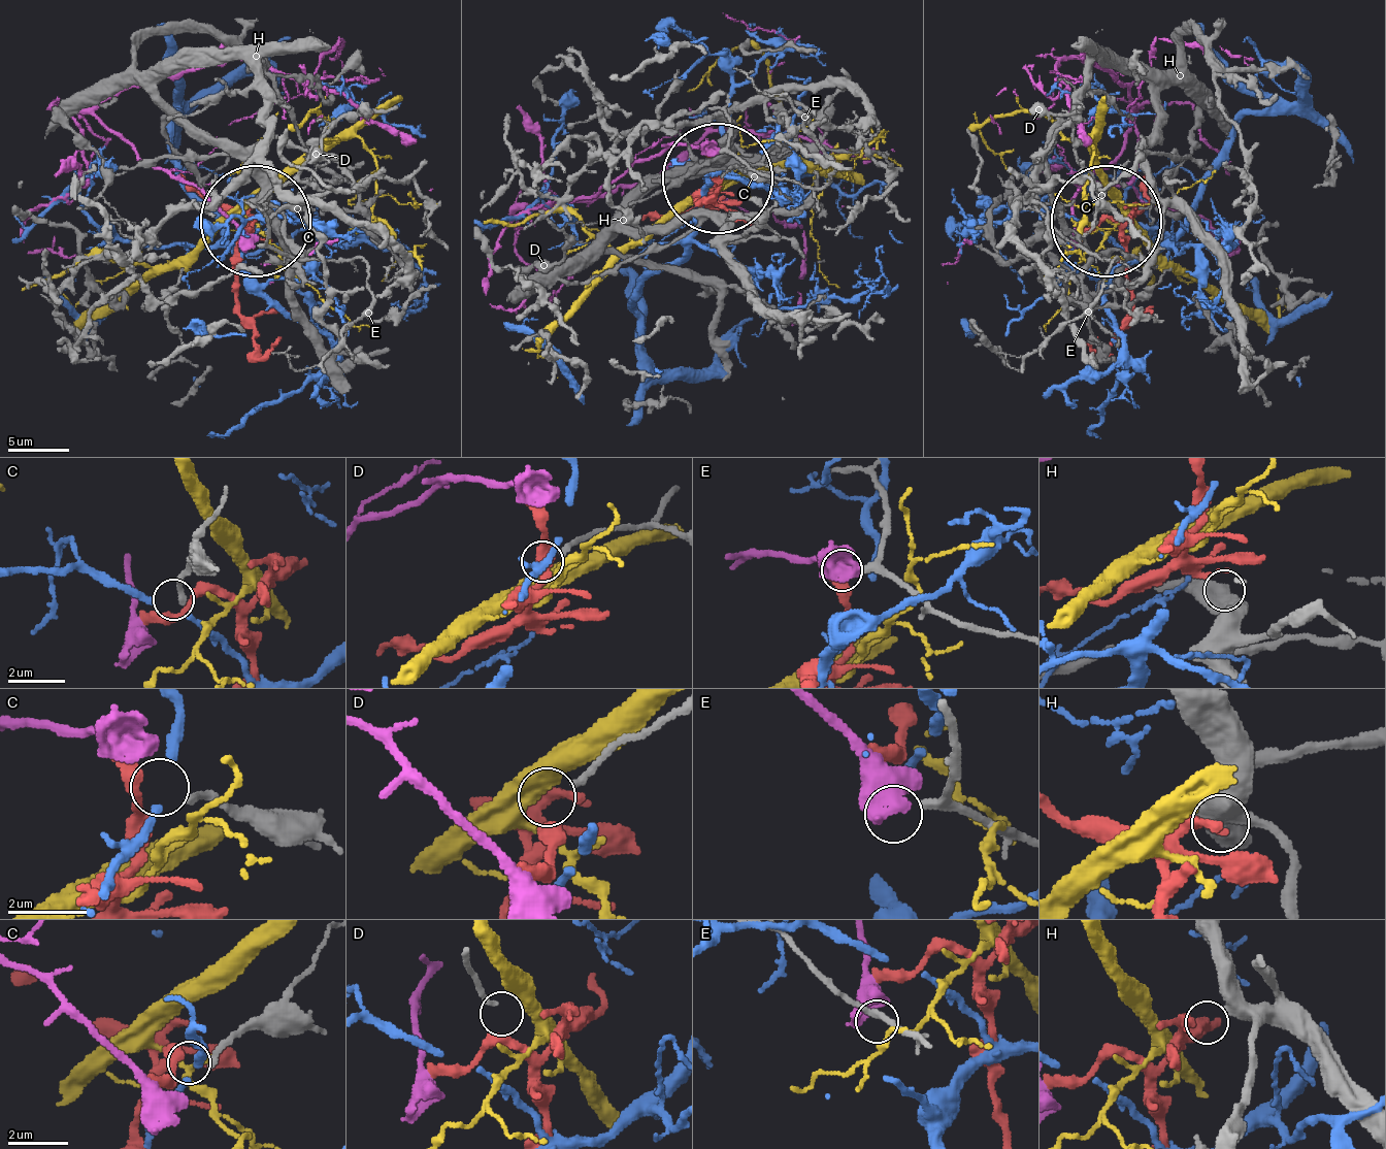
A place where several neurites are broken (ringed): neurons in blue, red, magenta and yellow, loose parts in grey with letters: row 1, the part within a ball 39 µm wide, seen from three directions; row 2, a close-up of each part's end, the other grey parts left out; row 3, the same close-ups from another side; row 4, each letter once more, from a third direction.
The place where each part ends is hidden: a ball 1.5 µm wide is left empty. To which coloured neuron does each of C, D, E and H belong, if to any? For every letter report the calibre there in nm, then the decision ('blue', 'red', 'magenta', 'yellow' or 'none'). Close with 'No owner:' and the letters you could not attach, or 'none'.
C: 200 nm thick; blue
D: 170 nm thick; none
E: 200 nm thick; magenta
H: 460 nm thick; red
No owner: D

